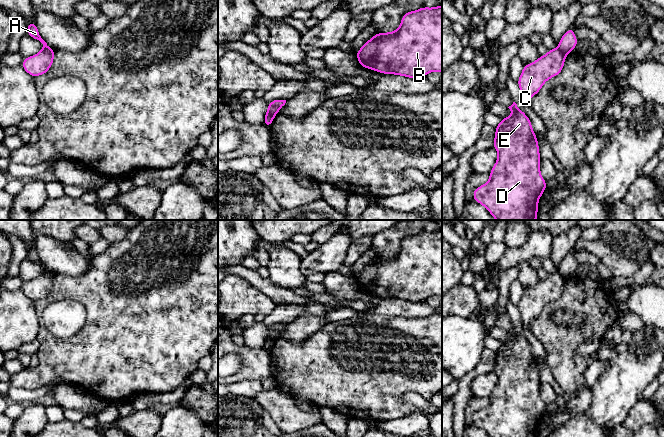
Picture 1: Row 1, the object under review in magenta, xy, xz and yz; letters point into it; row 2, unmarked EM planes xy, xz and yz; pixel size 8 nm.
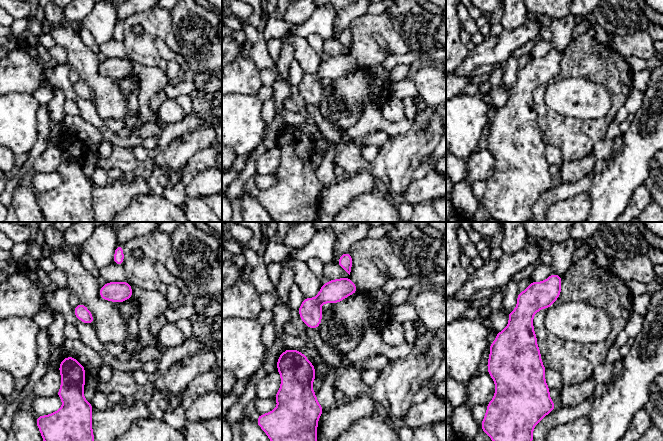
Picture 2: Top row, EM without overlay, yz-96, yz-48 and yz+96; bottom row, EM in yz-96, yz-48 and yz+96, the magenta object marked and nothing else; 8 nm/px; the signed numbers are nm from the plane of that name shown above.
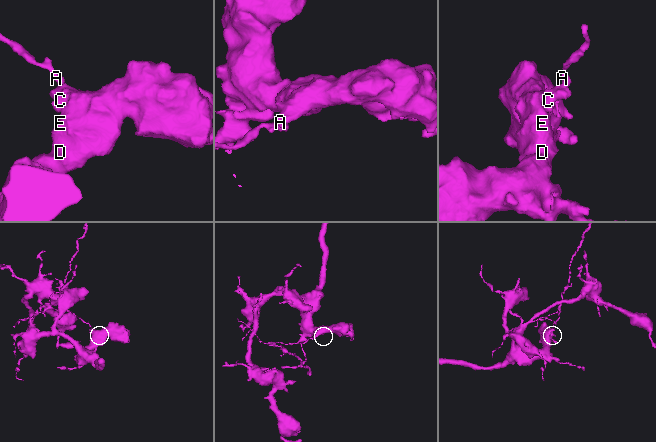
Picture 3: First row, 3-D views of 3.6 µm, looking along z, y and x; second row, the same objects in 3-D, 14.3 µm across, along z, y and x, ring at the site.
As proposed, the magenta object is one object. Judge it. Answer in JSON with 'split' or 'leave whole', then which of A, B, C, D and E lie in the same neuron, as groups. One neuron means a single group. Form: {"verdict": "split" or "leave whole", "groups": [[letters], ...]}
{"verdict": "split", "groups": [["A"], ["B", "C", "D", "E"]]}

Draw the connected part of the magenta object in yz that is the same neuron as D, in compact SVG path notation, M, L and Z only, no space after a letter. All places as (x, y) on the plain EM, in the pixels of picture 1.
M515 326L508 332L513 339L502 341L501 346L495 352L493 372L497 374L498 382L489 397L490 403L484 409L474 413L472 423L484 430L489 437L538 437L538 425L548 410L540 397L541 381L538 361L533 356L530 343Z

